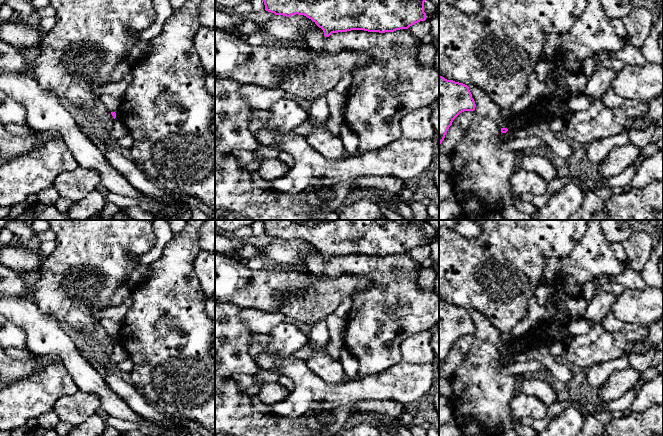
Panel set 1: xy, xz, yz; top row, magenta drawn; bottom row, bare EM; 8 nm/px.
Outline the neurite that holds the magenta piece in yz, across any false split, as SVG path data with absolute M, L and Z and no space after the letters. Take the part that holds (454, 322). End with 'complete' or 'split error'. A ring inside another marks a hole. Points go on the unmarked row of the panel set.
M439 299L439 370L453 344L464 335L474 335L475 331L467 309Z | complete

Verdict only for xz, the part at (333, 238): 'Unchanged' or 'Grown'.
Unchanged

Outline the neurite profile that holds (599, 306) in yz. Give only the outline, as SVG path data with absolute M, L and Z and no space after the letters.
M611 293L595 294L588 301L583 318L593 325L601 324L604 317L611 311L611 306L616 301L617 296Z

